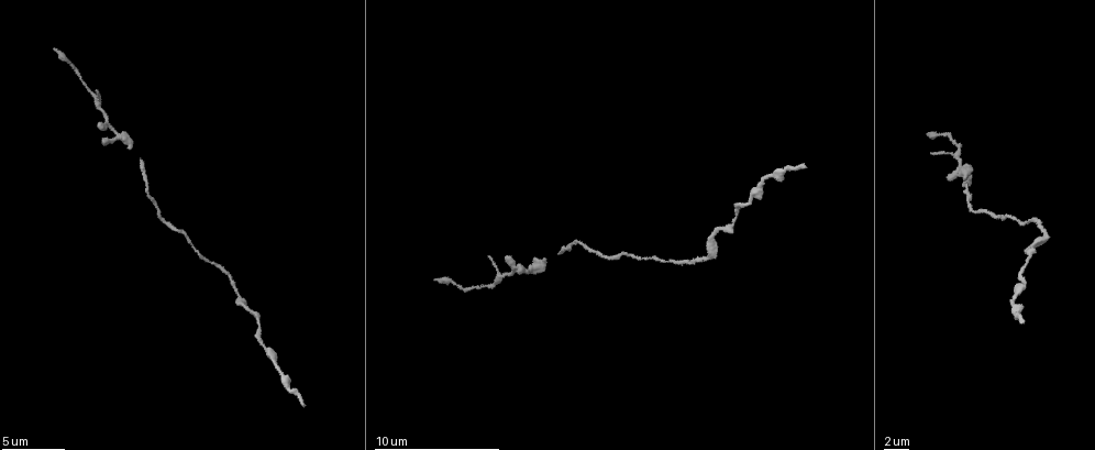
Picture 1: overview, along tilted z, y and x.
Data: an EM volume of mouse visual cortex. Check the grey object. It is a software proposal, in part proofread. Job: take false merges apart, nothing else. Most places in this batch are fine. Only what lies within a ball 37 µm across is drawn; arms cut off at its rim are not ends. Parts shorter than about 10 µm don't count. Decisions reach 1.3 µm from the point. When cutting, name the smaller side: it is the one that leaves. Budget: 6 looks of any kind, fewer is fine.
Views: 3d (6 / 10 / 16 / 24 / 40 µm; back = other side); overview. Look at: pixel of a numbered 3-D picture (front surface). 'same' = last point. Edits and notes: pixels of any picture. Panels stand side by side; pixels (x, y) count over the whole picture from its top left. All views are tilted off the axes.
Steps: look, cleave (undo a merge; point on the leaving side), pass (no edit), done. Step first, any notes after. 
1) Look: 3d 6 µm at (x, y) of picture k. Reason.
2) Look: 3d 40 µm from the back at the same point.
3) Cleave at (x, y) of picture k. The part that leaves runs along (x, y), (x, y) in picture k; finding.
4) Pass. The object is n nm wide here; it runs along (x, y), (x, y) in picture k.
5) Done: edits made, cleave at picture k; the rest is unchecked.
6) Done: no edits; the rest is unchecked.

Look: 3d 10 µm at (699, 260) of picture 1. Thick turns thin.

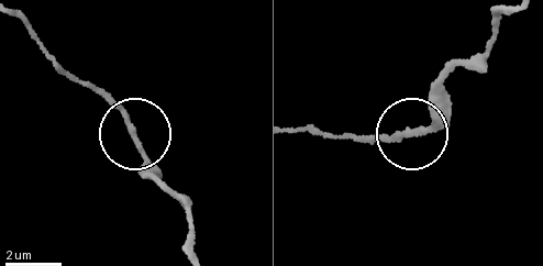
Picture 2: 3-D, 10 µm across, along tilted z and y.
Look: 3d 6 µm at (137, 139) of picture 2. Closer look.

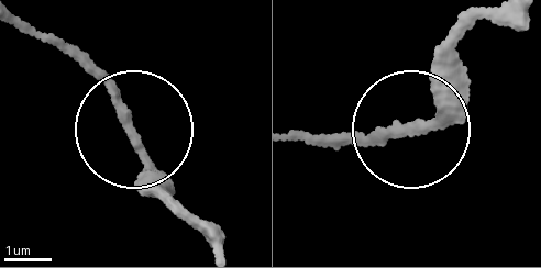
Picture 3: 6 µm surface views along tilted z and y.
Pass. The object is 190 nm wide here; it runs along (13, 19), (101, 80), (156, 193) in picture 3; all the same neuron.

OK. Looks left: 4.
Look: 3d 10 µm at (1007, 215) of picture 1.

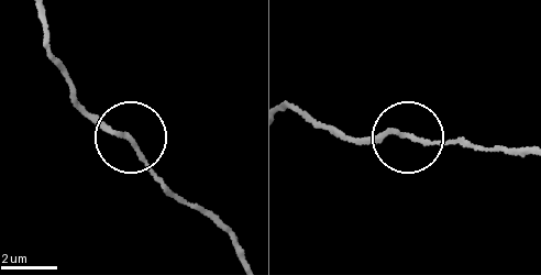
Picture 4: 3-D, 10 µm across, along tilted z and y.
Pass. It runs along (410, 138), (337, 138) in picture 4; all the same neuron.

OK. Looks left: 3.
Look: 3d 10 µm at (738, 206) of picture 1. Thick turns thin.

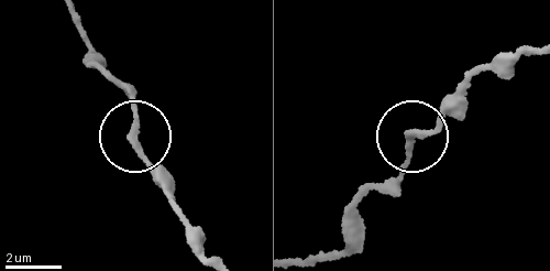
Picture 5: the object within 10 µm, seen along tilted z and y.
Pass. The object is 210 nm wide here; all the same neuron.

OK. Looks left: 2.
Done: no edits; the rest is unchecked.

